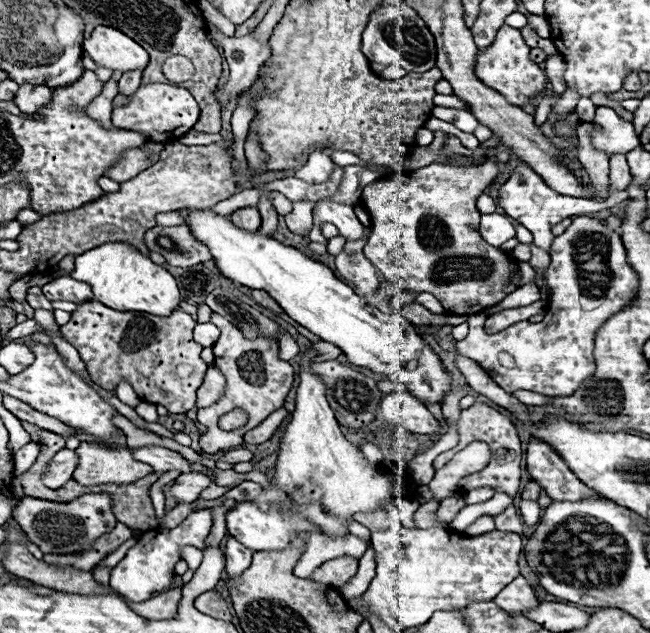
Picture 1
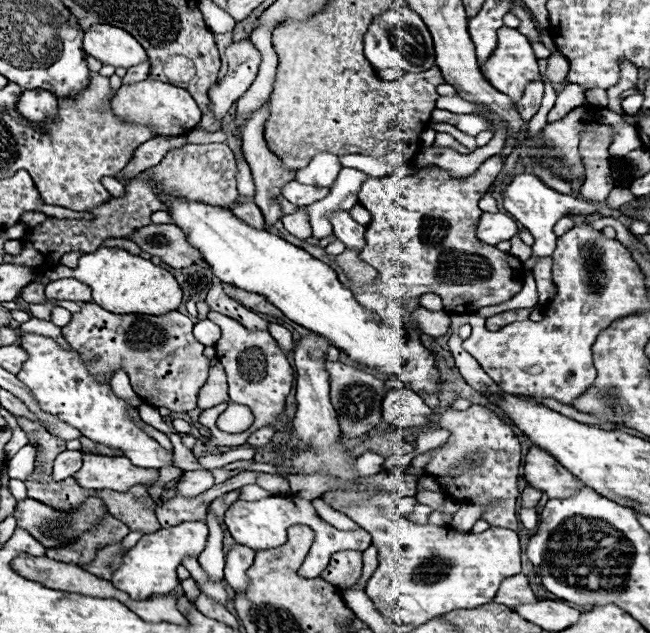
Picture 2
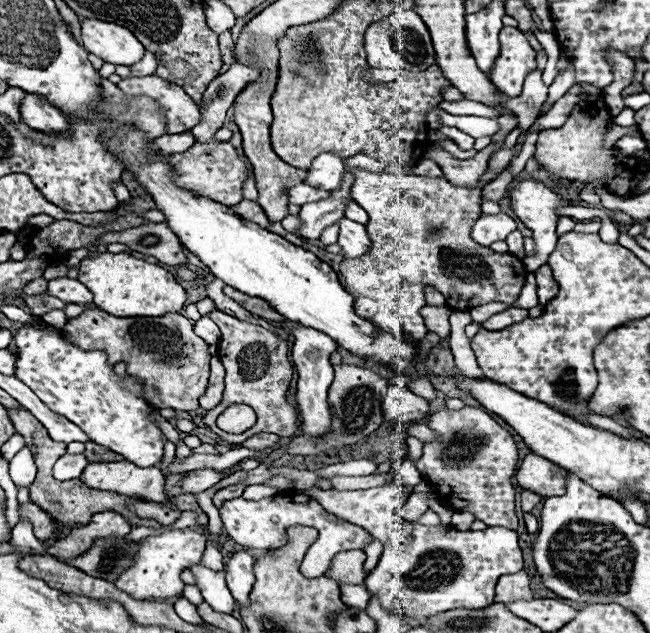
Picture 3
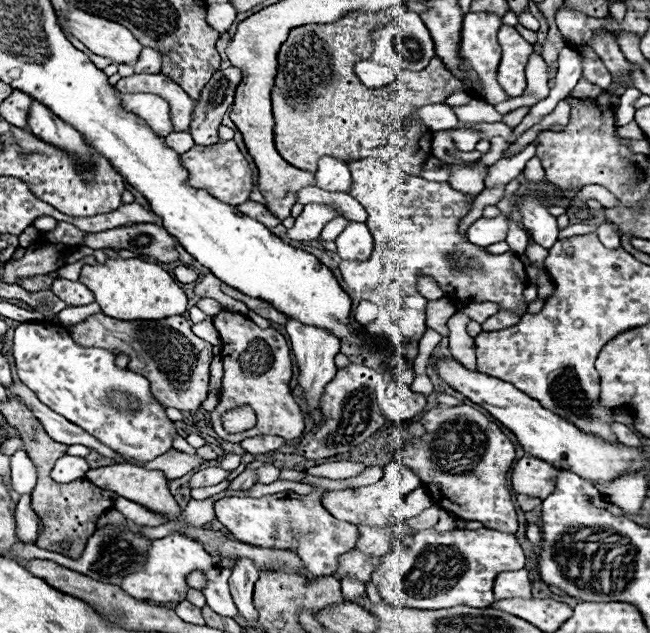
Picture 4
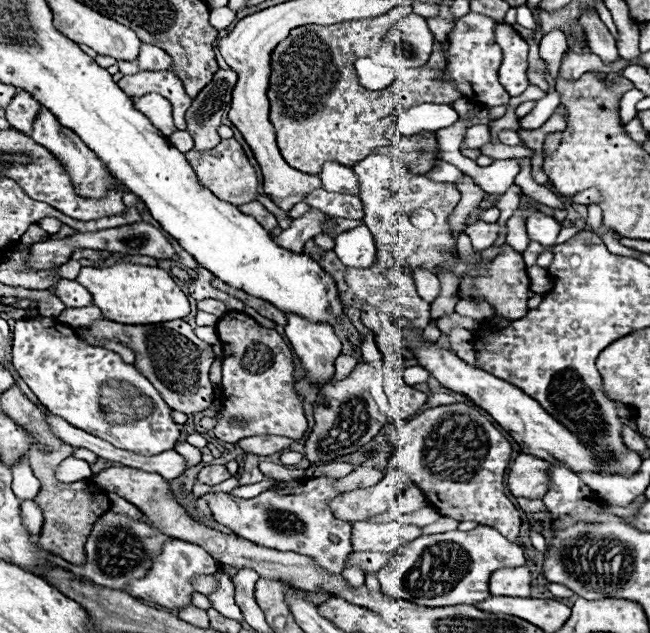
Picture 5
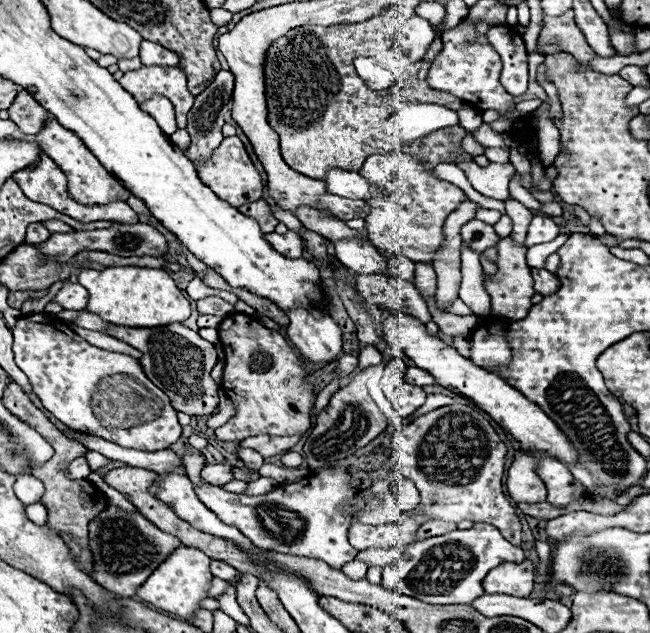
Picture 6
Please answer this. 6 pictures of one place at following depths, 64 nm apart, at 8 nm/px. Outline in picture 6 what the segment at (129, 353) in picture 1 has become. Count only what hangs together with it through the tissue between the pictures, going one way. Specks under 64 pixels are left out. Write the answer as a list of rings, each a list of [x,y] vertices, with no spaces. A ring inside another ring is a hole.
[[[108,324],[106,334],[130,344],[140,350],[140,366],[144,374],[170,398],[174,410],[184,412],[188,416],[210,416],[218,406],[218,390],[220,386],[210,378],[210,370],[216,364],[216,348],[214,344],[202,340],[198,332],[190,330],[184,324],[166,324],[158,328],[128,328]]]

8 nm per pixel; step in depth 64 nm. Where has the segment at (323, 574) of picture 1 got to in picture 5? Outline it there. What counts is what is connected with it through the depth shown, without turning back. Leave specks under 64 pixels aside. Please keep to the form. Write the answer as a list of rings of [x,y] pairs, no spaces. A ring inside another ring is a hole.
[[[352,552],[344,566],[358,566],[368,576],[378,572],[386,560],[390,560],[390,554],[386,552]]]

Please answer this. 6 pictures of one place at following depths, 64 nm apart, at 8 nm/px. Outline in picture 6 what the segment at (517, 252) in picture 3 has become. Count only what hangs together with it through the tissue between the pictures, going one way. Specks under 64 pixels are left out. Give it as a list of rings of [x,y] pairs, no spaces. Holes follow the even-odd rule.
[[[506,200],[506,214],[512,220],[512,234],[510,234],[510,238],[518,246],[524,246],[524,242],[526,242],[526,228],[528,228],[528,224],[530,224],[534,214],[526,206],[522,206],[518,200]]]

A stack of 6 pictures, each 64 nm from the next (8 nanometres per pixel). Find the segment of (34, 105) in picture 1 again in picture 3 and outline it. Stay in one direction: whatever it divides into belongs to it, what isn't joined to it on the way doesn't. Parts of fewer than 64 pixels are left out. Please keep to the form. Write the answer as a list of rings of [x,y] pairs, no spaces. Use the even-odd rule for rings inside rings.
[[[26,94],[26,98],[22,100],[22,106],[20,106],[20,114],[22,114],[22,120],[34,130],[68,132],[66,118],[44,96]]]

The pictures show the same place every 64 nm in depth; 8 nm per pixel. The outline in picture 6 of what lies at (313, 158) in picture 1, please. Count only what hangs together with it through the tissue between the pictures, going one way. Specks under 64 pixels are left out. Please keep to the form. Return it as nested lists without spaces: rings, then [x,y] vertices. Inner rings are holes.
[[[330,168],[324,176],[324,182],[330,194],[338,194],[346,198],[360,198],[360,200],[366,200],[372,196],[372,186],[362,176],[358,176],[358,172]]]

